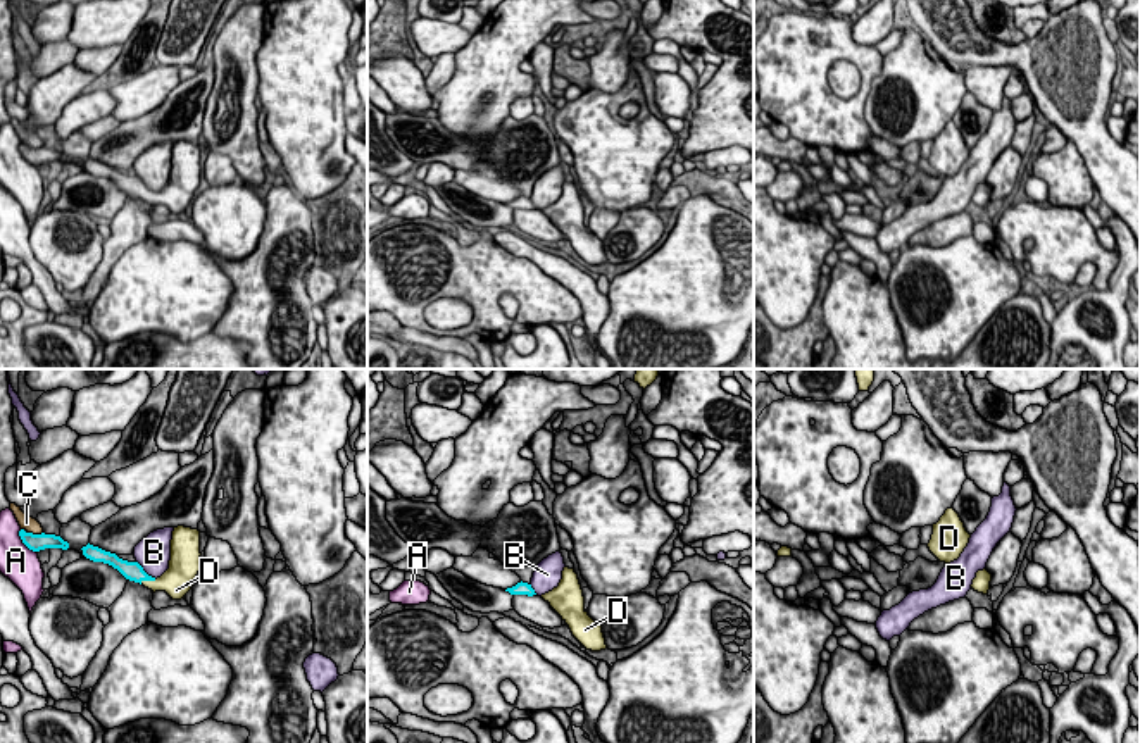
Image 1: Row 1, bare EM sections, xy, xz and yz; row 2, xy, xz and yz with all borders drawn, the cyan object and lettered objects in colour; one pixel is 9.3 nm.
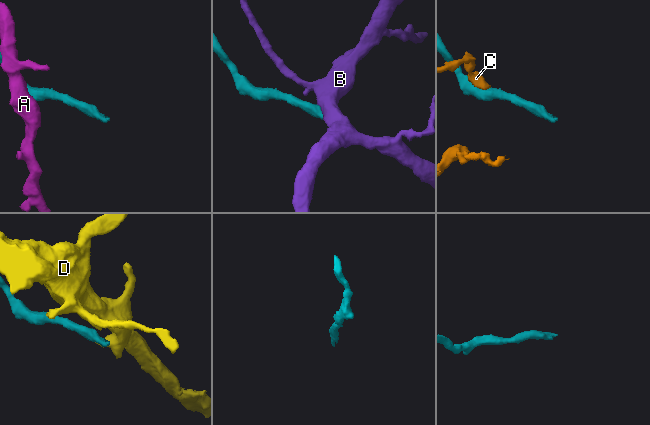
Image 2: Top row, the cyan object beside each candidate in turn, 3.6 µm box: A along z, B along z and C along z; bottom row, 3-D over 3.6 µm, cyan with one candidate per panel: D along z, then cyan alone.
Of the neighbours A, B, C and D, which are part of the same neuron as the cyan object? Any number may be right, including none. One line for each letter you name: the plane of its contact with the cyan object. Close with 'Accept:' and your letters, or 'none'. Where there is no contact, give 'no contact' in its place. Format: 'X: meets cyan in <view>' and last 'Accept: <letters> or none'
D: meets cyan in xy
Accept: D

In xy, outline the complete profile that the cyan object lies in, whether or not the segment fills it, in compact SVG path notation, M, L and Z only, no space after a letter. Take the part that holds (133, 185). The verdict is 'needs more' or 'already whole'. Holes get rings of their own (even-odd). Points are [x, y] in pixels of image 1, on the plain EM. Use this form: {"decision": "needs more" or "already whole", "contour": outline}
{"decision": "needs more", "contour": "M178 140L171 153L169 183L160 191L148 190L138 176L128 176L116 167L86 159L83 169L93 176L103 176L117 183L126 193L155 205L166 205L172 214L181 214L191 203L200 184L200 145Z"}

